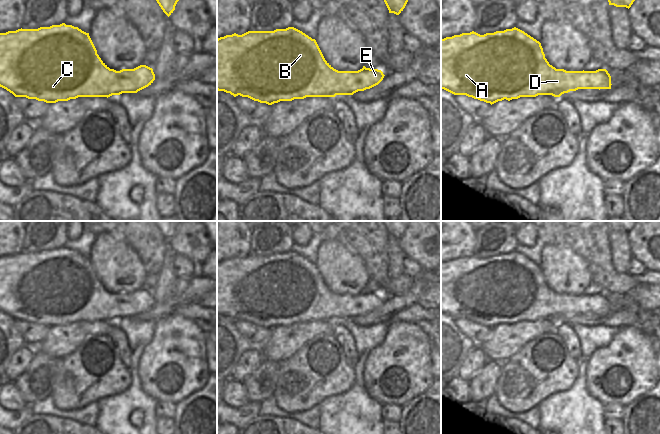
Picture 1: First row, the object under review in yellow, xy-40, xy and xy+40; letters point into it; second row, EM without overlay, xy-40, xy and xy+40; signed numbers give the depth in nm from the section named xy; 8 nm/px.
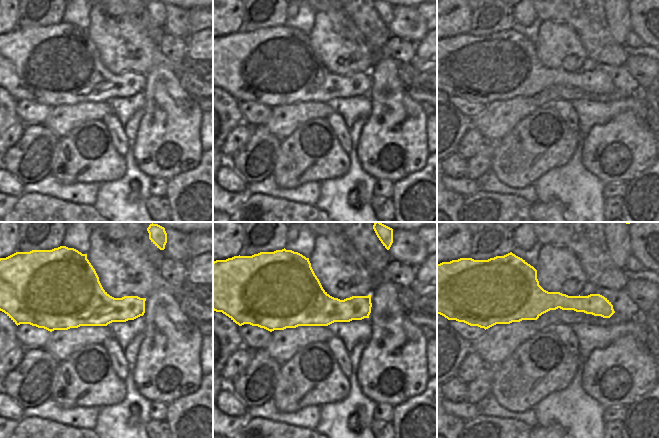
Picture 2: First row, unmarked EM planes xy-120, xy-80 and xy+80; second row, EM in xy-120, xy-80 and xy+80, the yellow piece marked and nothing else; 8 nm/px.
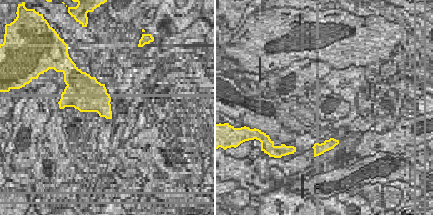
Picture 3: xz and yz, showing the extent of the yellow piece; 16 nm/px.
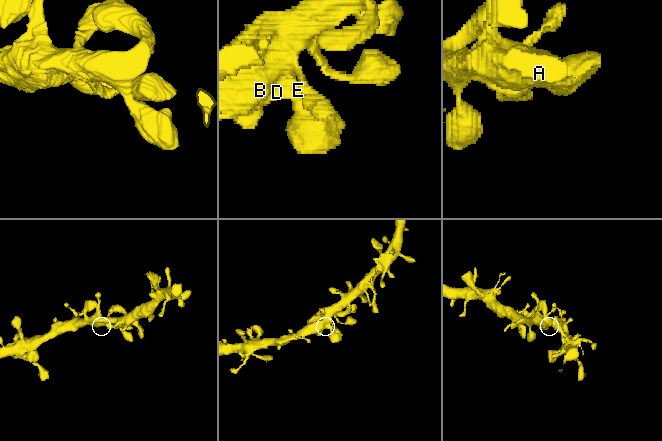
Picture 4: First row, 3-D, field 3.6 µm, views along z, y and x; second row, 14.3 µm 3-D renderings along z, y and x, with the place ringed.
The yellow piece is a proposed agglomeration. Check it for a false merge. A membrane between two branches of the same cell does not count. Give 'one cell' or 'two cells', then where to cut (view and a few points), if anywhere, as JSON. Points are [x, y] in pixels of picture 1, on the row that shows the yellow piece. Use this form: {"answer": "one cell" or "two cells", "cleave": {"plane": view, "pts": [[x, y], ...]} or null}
{"answer": "one cell", "cleave": null}

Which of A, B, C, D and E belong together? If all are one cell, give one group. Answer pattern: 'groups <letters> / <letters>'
groups A B C D E

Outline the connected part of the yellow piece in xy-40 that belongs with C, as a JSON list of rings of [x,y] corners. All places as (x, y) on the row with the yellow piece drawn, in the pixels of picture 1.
[[[62,23],[38,29],[18,29],[0,33],[0,87],[15,97],[46,103],[78,97],[110,97],[137,93],[155,80],[153,69],[140,65],[134,69],[110,69],[99,57],[86,33]]]

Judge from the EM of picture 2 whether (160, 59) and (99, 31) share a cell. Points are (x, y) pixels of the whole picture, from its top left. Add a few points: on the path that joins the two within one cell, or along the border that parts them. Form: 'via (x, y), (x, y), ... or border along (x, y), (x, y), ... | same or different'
via (145, 53), (139, 47), (128, 47), (114, 33) | same

